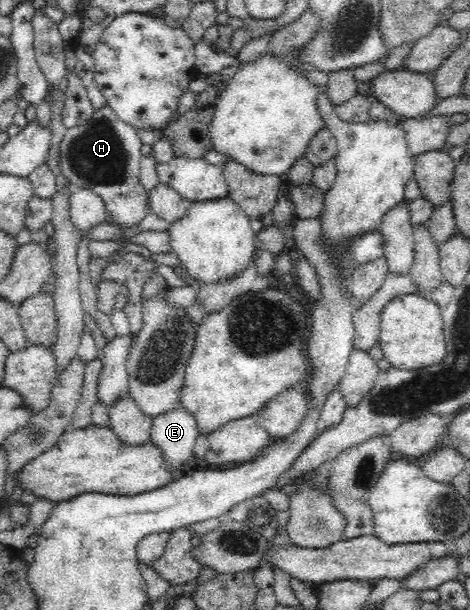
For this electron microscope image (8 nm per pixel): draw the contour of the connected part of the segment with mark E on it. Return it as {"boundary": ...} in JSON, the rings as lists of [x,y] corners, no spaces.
{"boundary":[[[182,405],[152,418],[150,440],[163,451],[171,469],[190,461],[198,434],[197,420]]]}

